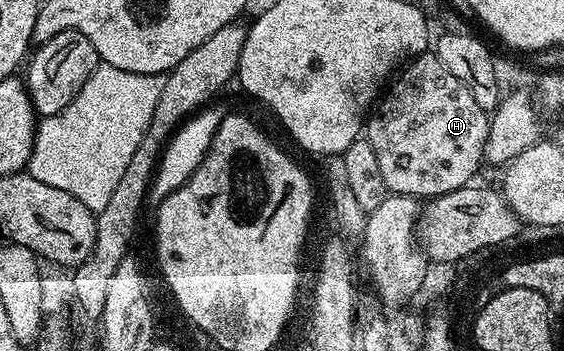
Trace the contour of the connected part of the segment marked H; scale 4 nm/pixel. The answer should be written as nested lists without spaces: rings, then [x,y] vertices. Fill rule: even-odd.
[[[431,51],[414,58],[394,81],[378,102],[379,114],[368,116],[365,122],[365,139],[377,155],[388,194],[430,199],[472,184],[479,164],[482,166],[485,161],[483,152],[487,146],[488,110],[479,106],[469,87],[449,72],[449,67],[445,67],[445,63],[441,63],[441,59],[437,59]]]

